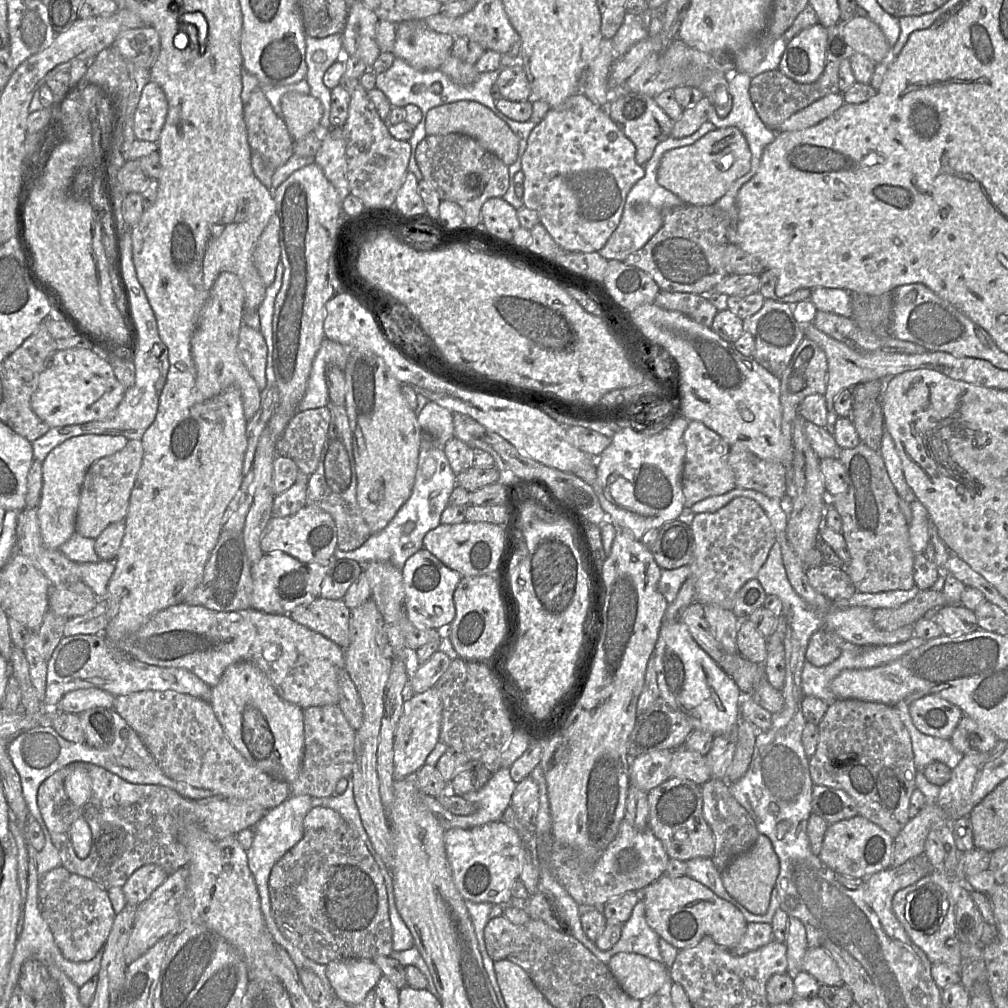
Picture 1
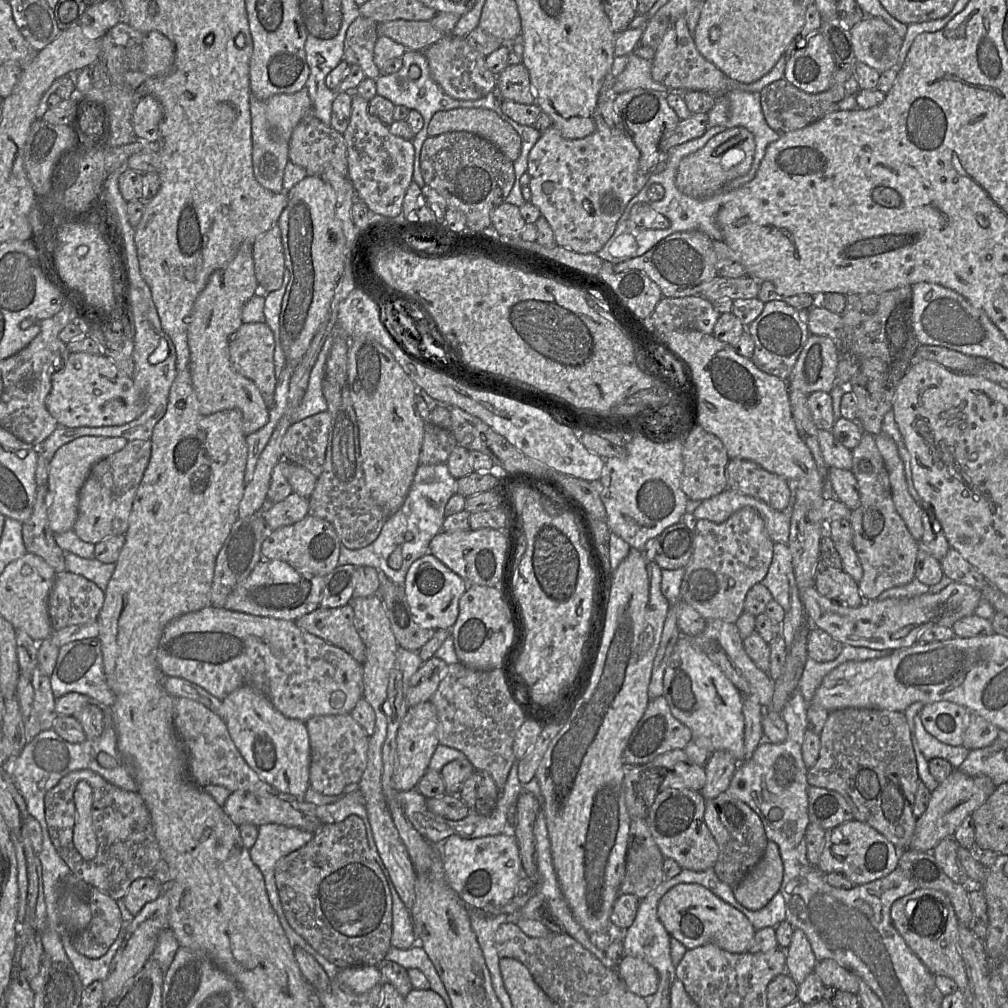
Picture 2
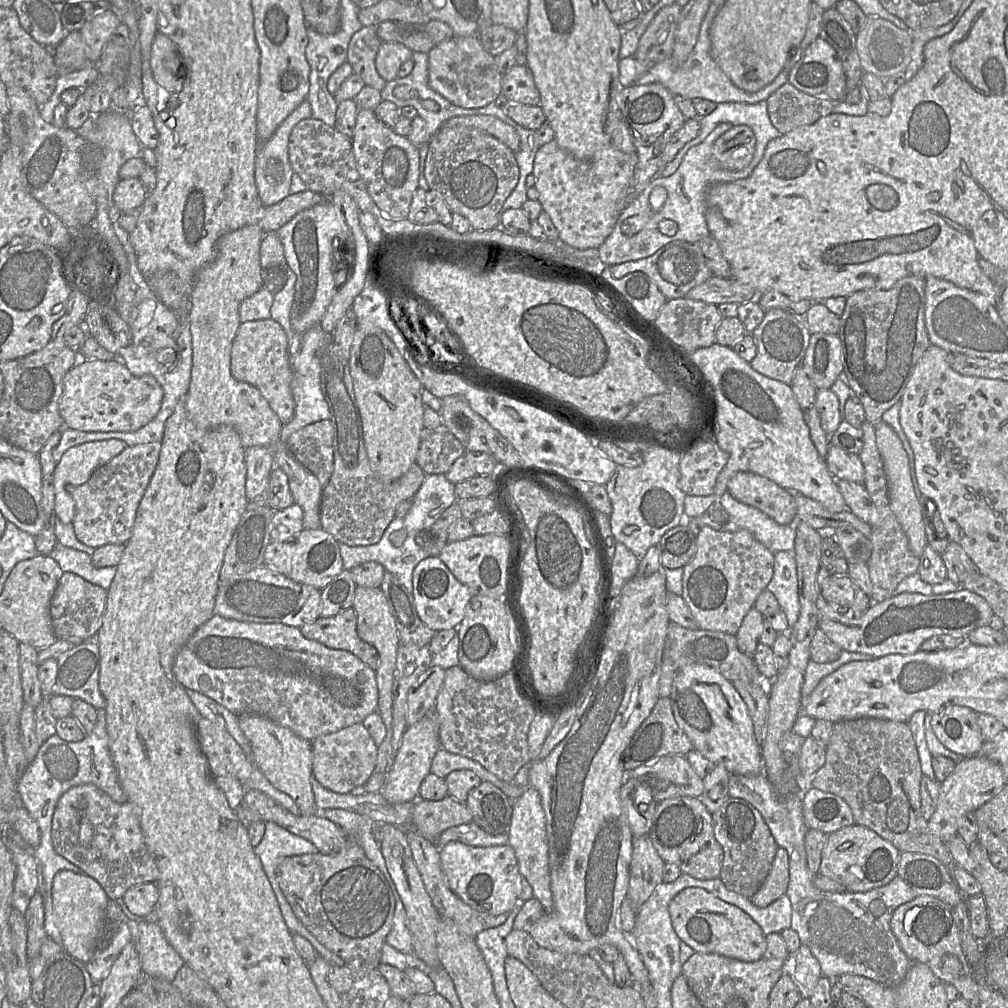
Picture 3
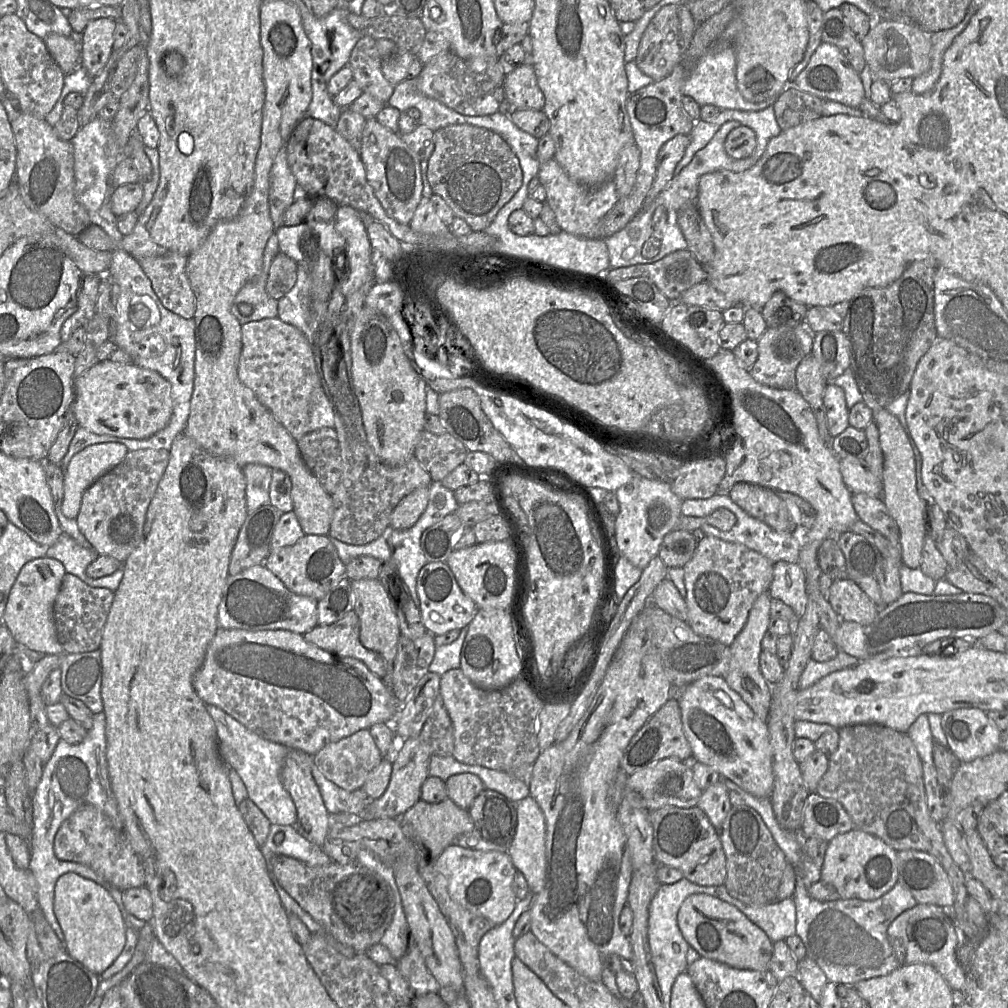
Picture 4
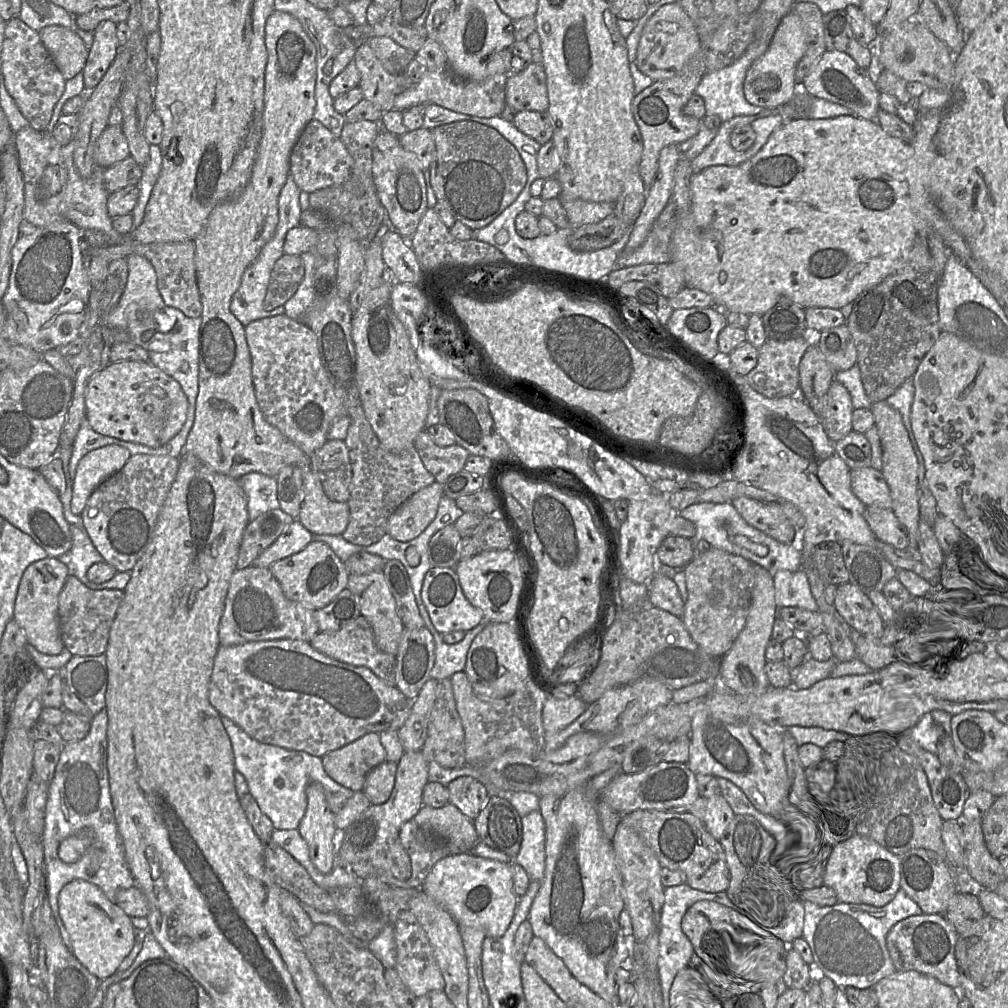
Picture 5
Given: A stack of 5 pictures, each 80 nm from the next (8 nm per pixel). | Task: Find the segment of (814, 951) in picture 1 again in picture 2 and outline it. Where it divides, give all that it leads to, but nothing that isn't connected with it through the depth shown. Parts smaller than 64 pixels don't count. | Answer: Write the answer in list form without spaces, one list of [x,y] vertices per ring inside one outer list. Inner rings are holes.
[[[832,959],[818,961],[814,967],[815,973],[826,987],[834,987],[857,995],[860,978],[850,970],[841,967]]]

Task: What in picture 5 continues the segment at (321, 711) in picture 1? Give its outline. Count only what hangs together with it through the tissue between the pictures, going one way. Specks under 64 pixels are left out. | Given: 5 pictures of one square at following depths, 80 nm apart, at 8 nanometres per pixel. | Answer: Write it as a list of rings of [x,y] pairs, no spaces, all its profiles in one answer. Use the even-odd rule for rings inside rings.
[[[370,732],[321,758],[330,778],[357,792],[363,790],[367,774],[386,760],[386,753],[379,733]]]

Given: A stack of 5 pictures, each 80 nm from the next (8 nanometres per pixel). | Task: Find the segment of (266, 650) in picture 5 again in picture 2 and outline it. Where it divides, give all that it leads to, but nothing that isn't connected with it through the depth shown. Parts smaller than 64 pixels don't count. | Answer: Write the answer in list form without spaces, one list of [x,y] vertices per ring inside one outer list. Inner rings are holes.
[[[208,606],[199,611],[184,614],[171,621],[163,630],[157,650],[156,662],[163,676],[179,677],[188,680],[222,700],[238,688],[249,686],[263,694],[273,706],[284,716],[306,723],[314,716],[350,714],[357,702],[363,698],[363,666],[343,649],[329,644],[325,640],[300,629],[294,621],[272,617],[256,616],[242,612],[230,611],[224,608]]]

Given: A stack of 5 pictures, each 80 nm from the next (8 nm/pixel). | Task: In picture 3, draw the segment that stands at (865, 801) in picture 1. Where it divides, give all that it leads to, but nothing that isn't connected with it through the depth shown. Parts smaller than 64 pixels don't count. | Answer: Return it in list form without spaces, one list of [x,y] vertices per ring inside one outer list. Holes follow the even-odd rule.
[[[858,718],[850,720],[841,720],[833,724],[831,736],[825,748],[826,748],[825,764],[811,778],[810,786],[813,786],[814,788],[819,789],[821,791],[832,793],[841,797],[849,805],[856,824],[871,829],[879,836],[892,843],[900,852],[917,852],[917,853],[927,854],[936,858],[949,870],[952,877],[952,870],[956,866],[956,863],[954,862],[946,846],[946,843],[931,832],[931,830],[928,827],[928,822],[924,818],[921,811],[920,781],[923,776],[923,773],[921,770],[921,764],[915,740],[908,723],[879,719],[879,718]]]

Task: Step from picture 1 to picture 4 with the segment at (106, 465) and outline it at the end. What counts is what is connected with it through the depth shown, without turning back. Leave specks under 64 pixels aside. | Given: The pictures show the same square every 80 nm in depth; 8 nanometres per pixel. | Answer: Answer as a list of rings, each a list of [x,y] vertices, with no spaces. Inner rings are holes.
[[[141,449],[128,451],[116,467],[98,478],[83,494],[76,521],[80,532],[99,555],[111,556],[121,563],[140,544],[149,504],[169,461],[169,451]]]

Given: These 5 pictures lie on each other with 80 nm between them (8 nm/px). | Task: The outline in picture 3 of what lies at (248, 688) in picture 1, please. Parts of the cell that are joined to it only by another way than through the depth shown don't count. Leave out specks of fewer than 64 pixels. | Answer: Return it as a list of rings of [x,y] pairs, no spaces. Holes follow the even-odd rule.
[[[256,714],[238,716],[239,727],[250,742],[251,761],[269,782],[289,795],[300,810],[300,815],[315,815],[317,806],[311,784],[312,743],[299,737],[292,730]]]

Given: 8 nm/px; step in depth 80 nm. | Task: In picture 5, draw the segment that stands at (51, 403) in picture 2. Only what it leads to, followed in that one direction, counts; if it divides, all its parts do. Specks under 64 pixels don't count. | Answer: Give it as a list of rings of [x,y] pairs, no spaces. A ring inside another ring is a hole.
[[[111,362],[89,381],[85,417],[97,433],[127,442],[158,448],[182,429],[188,400],[180,384],[150,362]]]

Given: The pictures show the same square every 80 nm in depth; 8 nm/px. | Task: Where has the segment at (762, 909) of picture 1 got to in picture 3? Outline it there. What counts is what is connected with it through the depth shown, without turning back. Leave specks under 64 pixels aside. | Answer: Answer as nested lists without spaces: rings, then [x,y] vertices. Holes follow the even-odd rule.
[[[778,847],[769,874],[750,900],[757,907],[767,907],[782,895],[786,895],[788,884],[788,854],[785,849]]]

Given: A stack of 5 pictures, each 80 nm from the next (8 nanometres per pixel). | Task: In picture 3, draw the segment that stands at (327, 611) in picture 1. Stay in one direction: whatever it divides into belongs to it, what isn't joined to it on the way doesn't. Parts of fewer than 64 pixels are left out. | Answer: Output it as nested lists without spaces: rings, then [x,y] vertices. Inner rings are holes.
[[[352,607],[335,616],[320,616],[314,622],[300,627],[300,630],[307,639],[317,641],[328,648],[351,652],[373,670],[379,665],[375,647],[358,635],[357,617]]]

